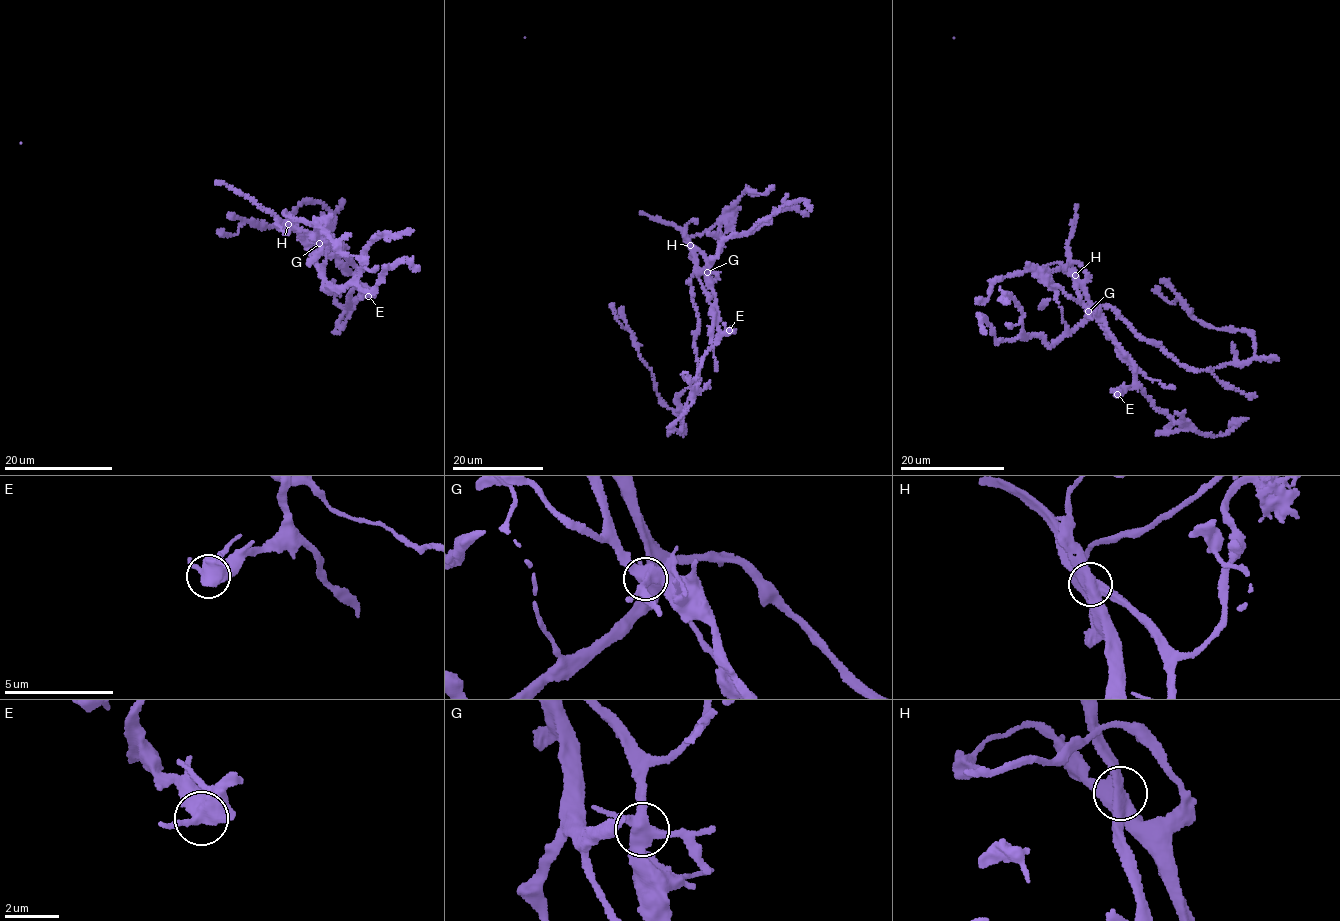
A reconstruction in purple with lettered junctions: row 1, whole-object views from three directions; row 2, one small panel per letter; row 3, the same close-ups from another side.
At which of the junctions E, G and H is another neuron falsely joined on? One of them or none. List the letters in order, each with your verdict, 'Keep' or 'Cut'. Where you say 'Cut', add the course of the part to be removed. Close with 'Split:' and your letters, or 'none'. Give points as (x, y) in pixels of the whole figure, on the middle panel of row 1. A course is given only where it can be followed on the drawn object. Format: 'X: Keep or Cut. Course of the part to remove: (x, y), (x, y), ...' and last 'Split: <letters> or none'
E: Keep
G: Keep
H: Cut. Course of the part to remove: (690, 245), (707, 264), (720, 332), (692, 382), (682, 376), (686, 373), (691, 386), (692, 402), (668, 437)
Split: H

